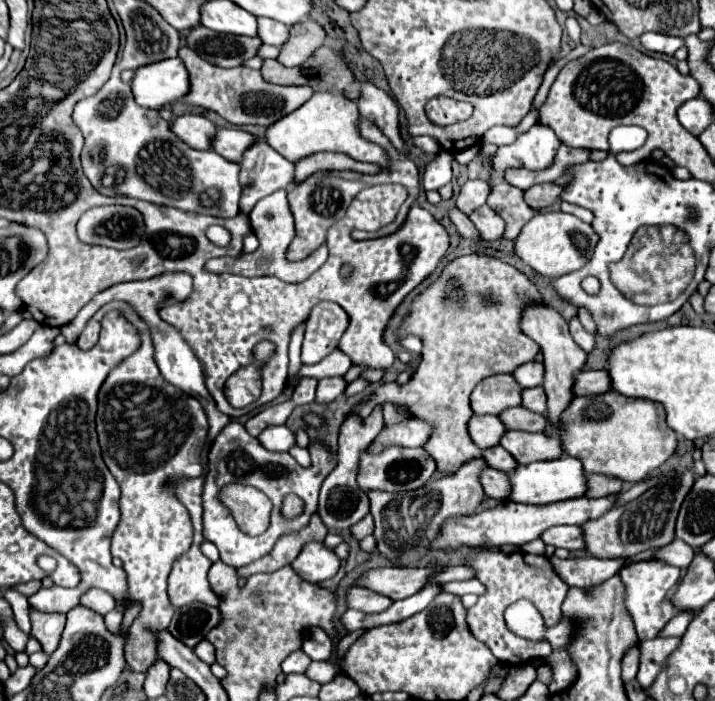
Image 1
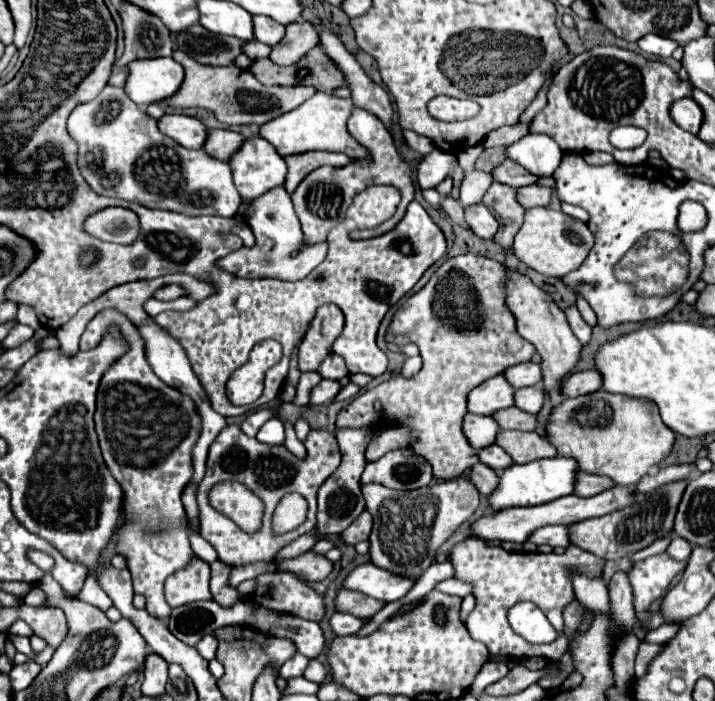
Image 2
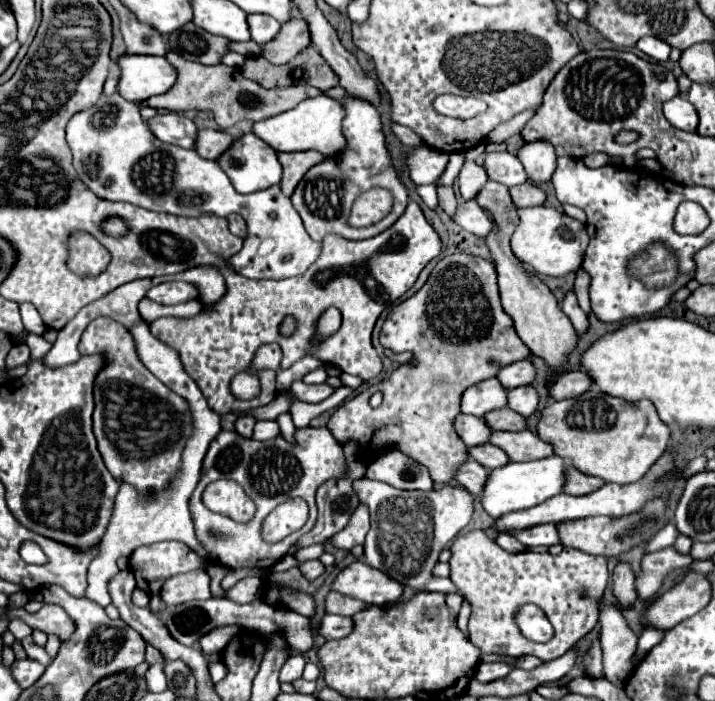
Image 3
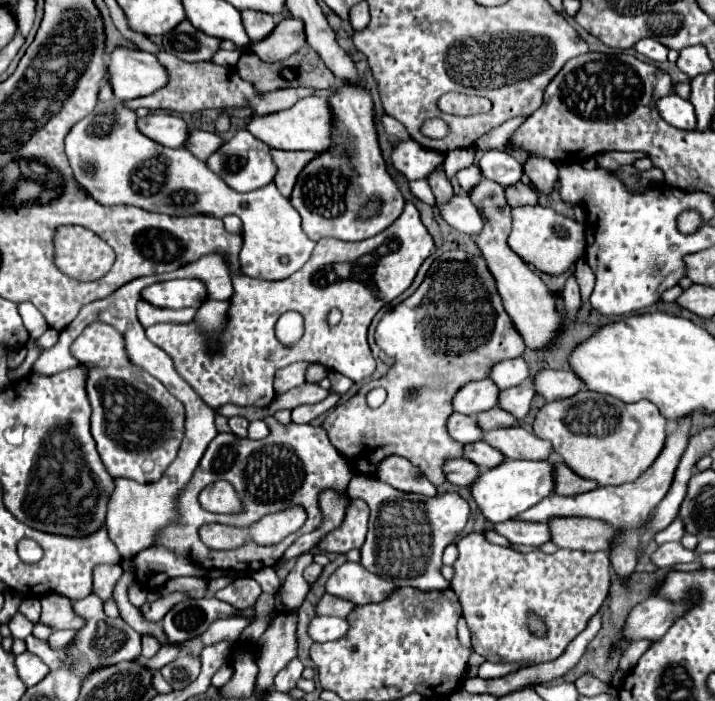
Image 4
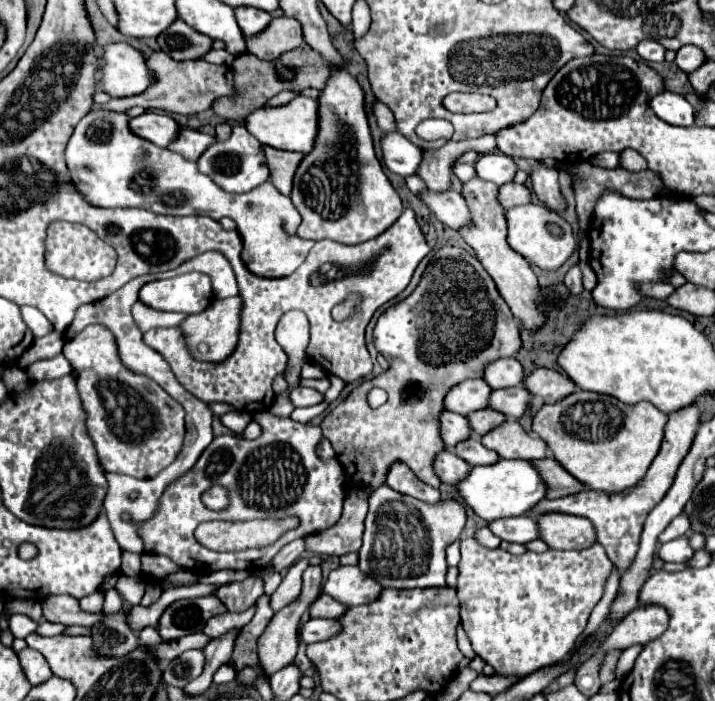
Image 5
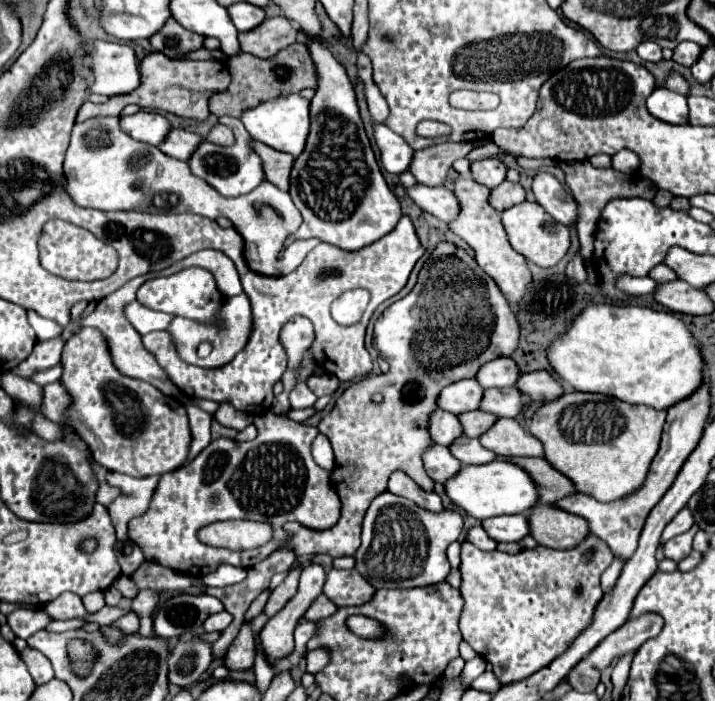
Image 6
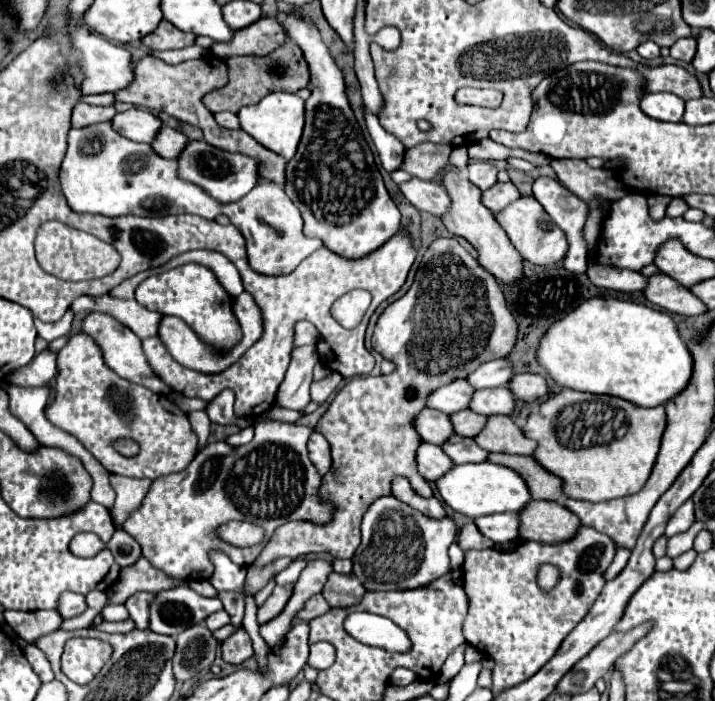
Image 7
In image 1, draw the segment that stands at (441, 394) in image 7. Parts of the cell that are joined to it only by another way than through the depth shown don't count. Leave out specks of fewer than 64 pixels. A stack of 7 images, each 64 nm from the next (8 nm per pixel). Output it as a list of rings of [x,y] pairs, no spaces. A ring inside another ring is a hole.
[[[494,374],[484,378],[470,396],[474,414],[500,414],[506,408],[520,406],[522,388],[510,374]]]

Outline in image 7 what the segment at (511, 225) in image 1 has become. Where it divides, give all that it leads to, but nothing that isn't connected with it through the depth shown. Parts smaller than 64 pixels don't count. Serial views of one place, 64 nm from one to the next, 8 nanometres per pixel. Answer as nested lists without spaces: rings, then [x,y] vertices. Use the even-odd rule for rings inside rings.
[[[444,172],[442,186],[446,188],[446,194],[450,196],[450,208],[448,214],[442,216],[442,222],[450,234],[466,238],[476,250],[478,250],[478,262],[500,282],[508,284],[522,276],[522,256],[514,250],[512,242],[508,240],[506,232],[500,228],[500,224],[494,220],[494,214],[482,206],[480,202],[480,190],[468,180],[466,172]]]

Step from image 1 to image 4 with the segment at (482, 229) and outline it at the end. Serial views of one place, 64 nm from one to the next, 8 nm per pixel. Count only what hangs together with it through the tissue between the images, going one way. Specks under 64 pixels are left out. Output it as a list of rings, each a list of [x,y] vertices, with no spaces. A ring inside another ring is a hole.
[[[452,196],[452,200],[444,202],[444,206],[434,204],[436,212],[440,214],[442,220],[446,220],[452,228],[466,232],[466,234],[476,234],[482,228],[482,218],[478,210],[472,206],[468,196]]]

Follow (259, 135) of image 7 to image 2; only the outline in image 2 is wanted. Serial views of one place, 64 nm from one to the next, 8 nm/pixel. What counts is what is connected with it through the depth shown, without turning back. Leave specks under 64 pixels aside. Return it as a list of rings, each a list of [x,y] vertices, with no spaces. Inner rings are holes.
[[[316,92],[300,108],[294,108],[288,114],[282,114],[272,122],[262,124],[260,136],[266,138],[280,152],[280,156],[302,154],[310,150],[326,150],[326,152],[342,152],[348,154],[350,158],[364,158],[366,150],[346,130],[346,120],[352,114],[352,108],[354,104],[350,98],[336,98],[326,92]]]

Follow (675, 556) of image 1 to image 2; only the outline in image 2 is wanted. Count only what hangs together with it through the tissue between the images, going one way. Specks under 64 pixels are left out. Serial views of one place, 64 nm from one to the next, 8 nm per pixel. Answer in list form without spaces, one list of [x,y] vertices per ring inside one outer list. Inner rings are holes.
[[[676,536],[676,538],[672,538],[672,542],[670,542],[670,546],[668,546],[666,552],[668,552],[672,558],[676,556],[678,560],[684,560],[684,558],[690,556],[690,552],[692,552],[692,544],[690,544],[688,540]]]

